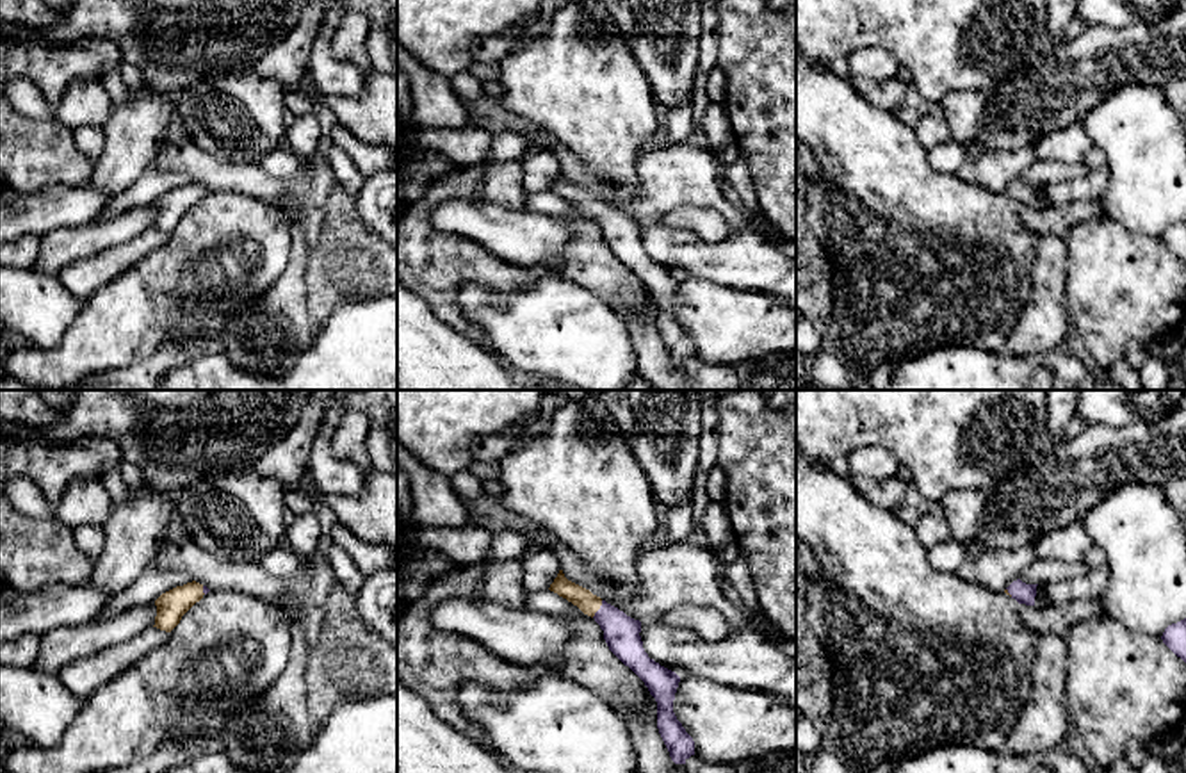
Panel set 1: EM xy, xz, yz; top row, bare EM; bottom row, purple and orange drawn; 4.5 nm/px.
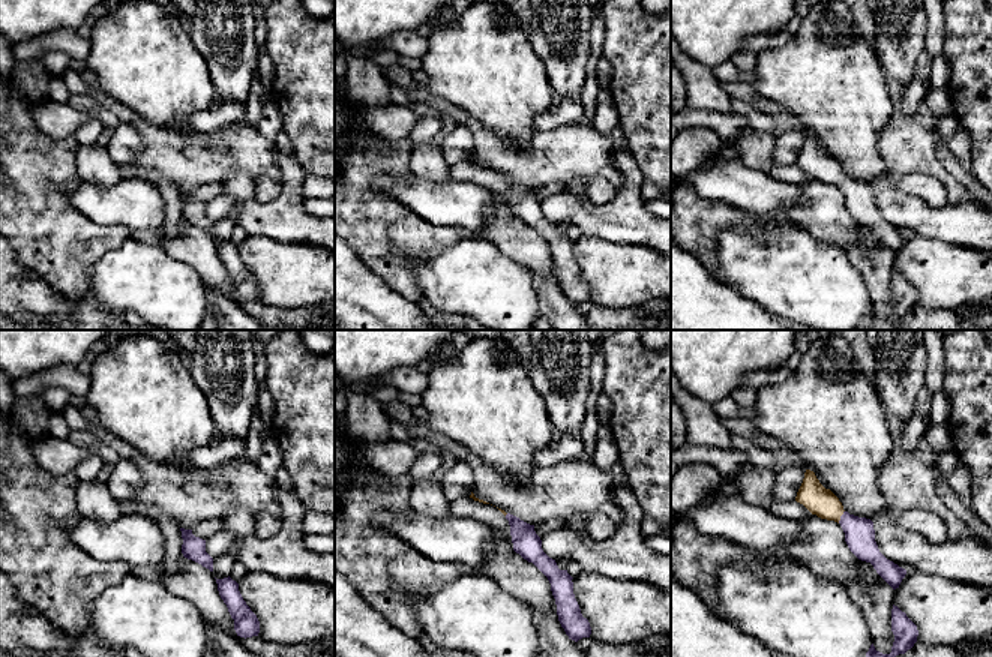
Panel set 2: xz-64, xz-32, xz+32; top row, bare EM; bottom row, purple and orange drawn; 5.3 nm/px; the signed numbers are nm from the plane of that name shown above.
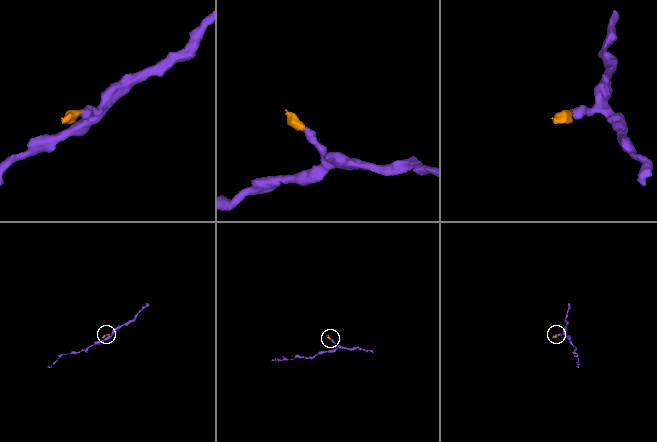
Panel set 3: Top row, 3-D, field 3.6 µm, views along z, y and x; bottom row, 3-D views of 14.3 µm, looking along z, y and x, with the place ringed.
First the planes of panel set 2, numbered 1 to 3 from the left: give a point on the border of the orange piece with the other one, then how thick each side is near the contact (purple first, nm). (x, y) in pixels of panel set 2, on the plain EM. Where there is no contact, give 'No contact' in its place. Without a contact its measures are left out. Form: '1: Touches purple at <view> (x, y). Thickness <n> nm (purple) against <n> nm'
1: No contact
2: No contact
3: Touches purple at xz+32 (841, 180). Thickness 160 nm (purple) against 150 nm

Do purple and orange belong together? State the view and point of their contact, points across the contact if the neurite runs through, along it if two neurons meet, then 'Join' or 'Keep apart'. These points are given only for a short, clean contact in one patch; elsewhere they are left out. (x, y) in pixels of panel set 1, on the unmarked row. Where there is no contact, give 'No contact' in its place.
Touches purple at xz (599, 211). Path across: xz (622, 234), (599, 211), (581, 198). Join

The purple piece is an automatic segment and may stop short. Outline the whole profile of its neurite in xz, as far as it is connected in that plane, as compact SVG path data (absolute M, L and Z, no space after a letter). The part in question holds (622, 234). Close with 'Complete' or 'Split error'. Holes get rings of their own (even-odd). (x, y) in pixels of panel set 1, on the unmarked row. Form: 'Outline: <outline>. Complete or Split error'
Outline: M559 171L548 189L591 217L604 232L609 251L629 267L657 303L657 330L675 365L695 356L695 342L673 313L680 278L648 258L641 242L641 223L627 217L589 191L568 182Z. Split error

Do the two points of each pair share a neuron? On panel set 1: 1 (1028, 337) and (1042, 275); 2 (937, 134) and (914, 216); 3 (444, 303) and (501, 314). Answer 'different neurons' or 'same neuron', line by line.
1: same neuron
2: different neurons
3: different neurons

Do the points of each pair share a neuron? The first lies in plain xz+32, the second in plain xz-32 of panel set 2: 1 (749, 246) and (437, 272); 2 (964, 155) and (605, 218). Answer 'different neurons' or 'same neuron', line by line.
1: same neuron
2: same neuron

